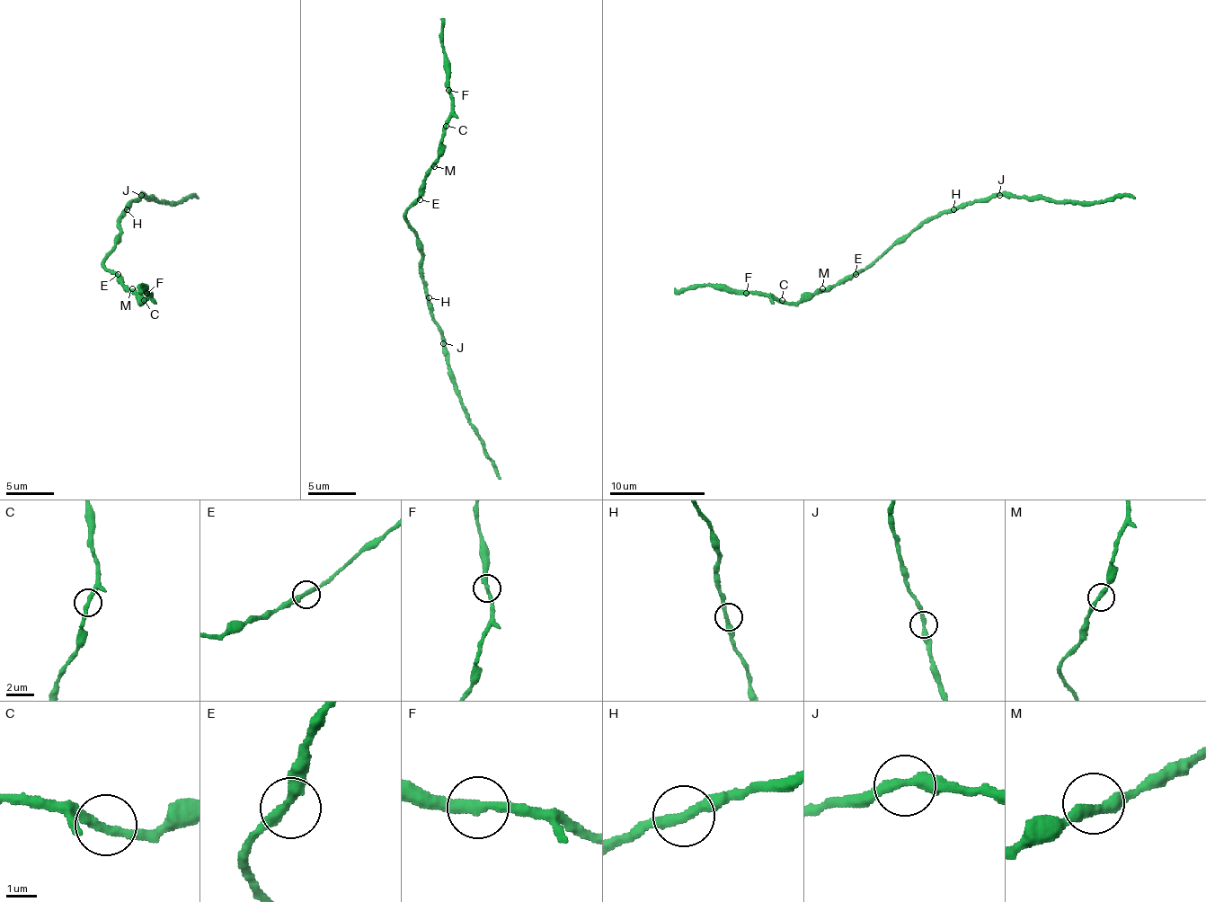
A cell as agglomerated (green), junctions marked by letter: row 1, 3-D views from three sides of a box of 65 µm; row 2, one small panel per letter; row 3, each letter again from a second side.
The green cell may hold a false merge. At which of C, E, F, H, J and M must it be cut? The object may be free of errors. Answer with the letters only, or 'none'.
none

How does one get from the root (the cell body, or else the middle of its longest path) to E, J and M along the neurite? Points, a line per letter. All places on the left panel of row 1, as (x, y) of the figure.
E: (118, 236), (115, 245), (103, 262), (108, 269), (118, 274)
J: (118, 236), (119, 216), (141, 195)
M: (118, 236), (103, 264), (125, 286), (132, 288)

